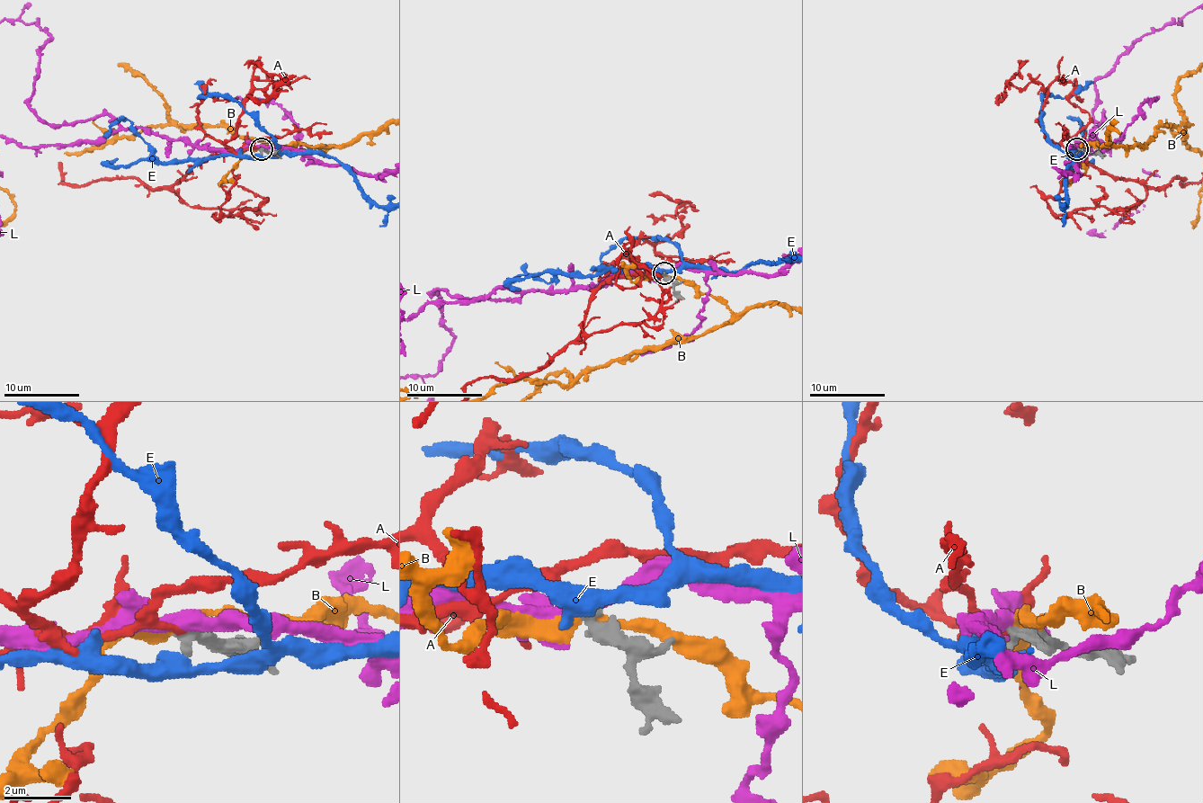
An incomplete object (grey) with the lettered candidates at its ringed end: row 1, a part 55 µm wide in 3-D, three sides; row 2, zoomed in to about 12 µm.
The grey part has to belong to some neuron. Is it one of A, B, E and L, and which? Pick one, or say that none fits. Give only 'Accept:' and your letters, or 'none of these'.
Accept: A

